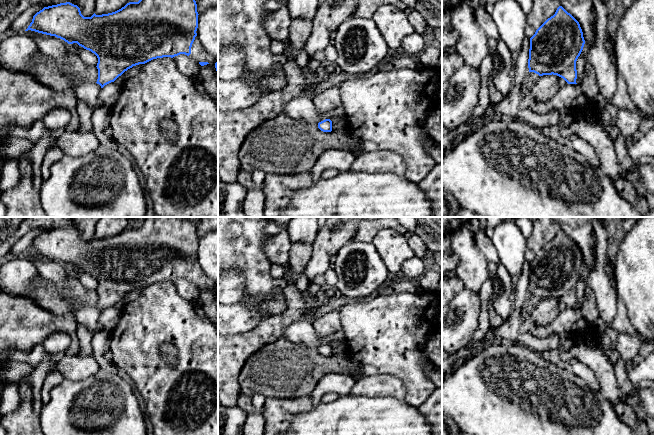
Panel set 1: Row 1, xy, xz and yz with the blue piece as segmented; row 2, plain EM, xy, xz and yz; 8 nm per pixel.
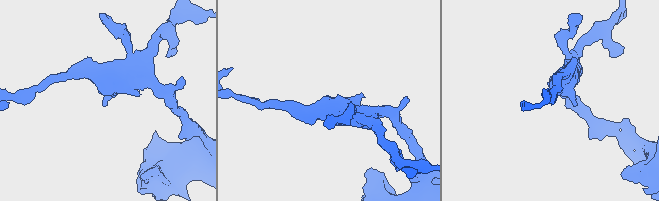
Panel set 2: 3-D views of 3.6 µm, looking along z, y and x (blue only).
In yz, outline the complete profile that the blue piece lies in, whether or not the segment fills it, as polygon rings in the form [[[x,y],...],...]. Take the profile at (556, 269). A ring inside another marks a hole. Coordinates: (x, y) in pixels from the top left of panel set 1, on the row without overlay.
[[[559,230],[553,240],[548,242],[530,262],[528,292],[539,300],[557,299],[568,308],[577,308],[576,285],[580,280],[585,264],[579,246]]]

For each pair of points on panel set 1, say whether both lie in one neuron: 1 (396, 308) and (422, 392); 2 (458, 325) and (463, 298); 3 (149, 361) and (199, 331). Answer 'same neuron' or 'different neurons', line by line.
1: same neuron
2: same neuron
3: same neuron

